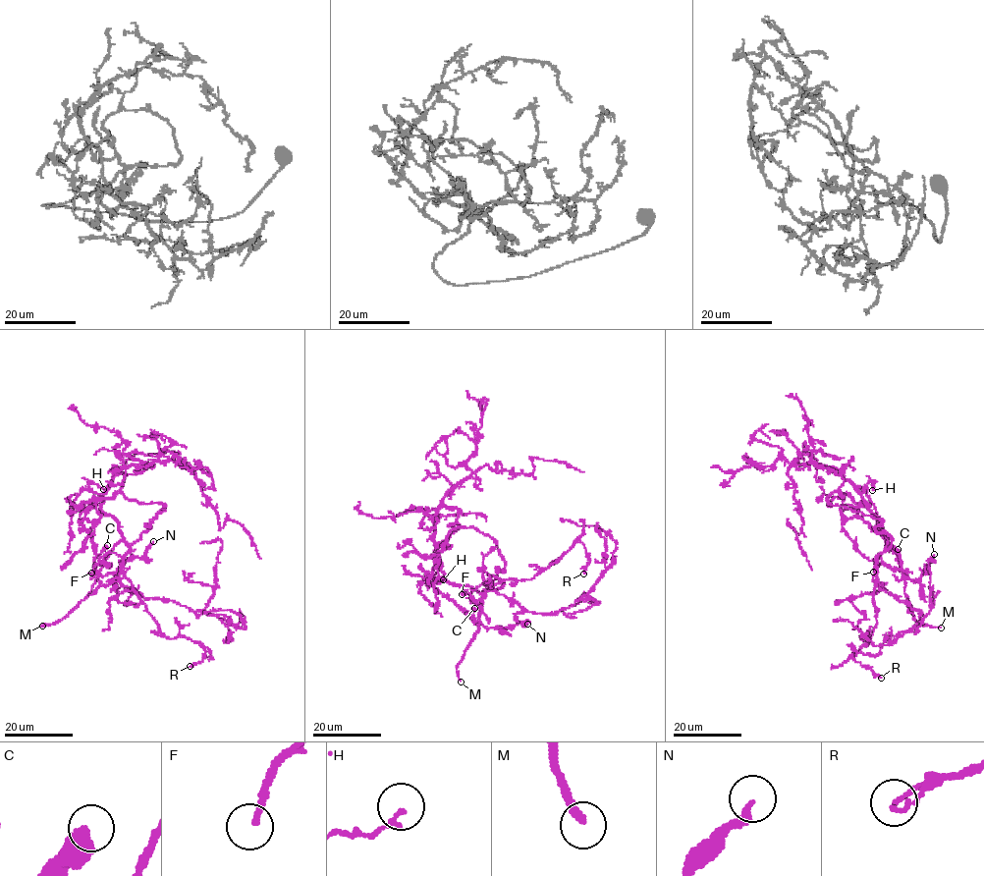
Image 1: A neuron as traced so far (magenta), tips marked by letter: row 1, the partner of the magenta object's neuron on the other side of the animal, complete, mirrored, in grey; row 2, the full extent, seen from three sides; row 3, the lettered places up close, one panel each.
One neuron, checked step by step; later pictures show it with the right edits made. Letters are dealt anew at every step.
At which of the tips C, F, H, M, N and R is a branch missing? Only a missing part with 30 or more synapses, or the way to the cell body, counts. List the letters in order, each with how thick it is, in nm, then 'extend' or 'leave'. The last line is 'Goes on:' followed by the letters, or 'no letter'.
C: 500 nm | leave
F: 170 nm | extend
H: 140 nm | leave
M: 260 nm | extend
N: 200 nm | leave
R: 130 nm | leave
Goes on: F, M

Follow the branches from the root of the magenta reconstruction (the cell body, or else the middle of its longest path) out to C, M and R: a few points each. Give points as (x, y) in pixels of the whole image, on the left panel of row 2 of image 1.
C: (110, 516), (94, 505), (87, 508), (84, 519), (80, 521), (89, 534), (98, 555), (107, 545)
M: (110, 516), (116, 520), (123, 539), (104, 561), (89, 594), (58, 622), (42, 626)
R: (110, 516), (130, 548), (121, 573), (160, 630), (170, 638), (187, 637), (205, 651), (203, 659), (190, 666)

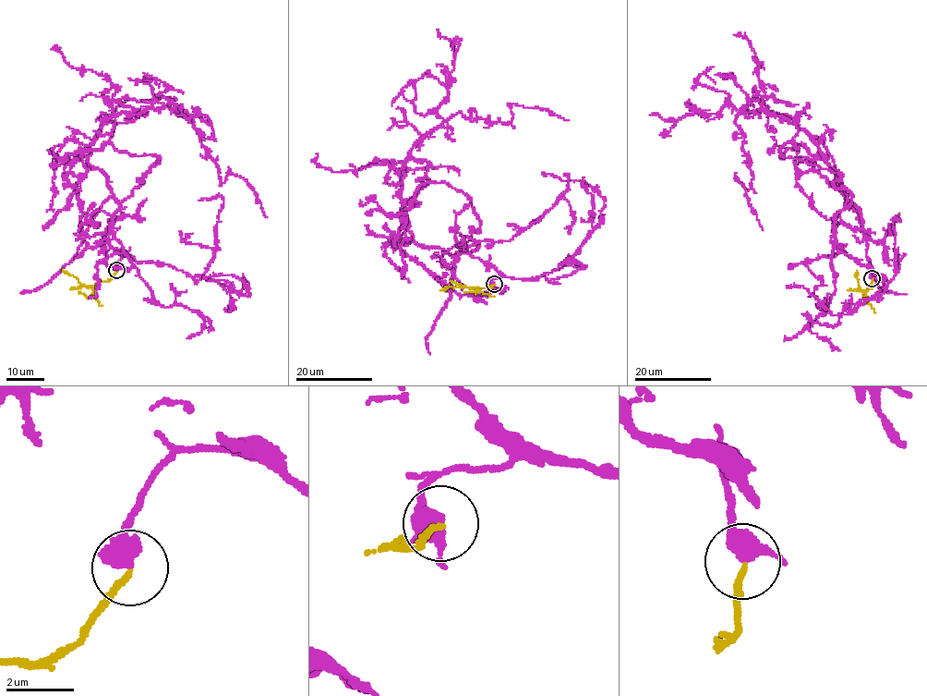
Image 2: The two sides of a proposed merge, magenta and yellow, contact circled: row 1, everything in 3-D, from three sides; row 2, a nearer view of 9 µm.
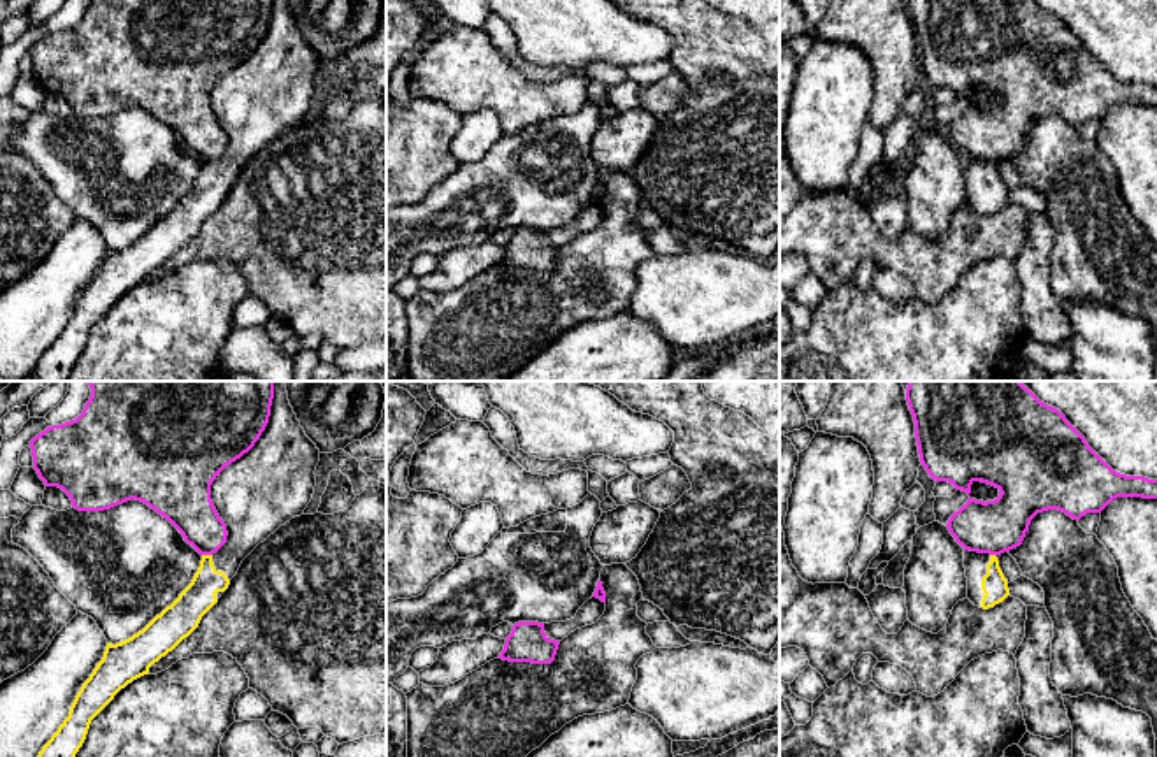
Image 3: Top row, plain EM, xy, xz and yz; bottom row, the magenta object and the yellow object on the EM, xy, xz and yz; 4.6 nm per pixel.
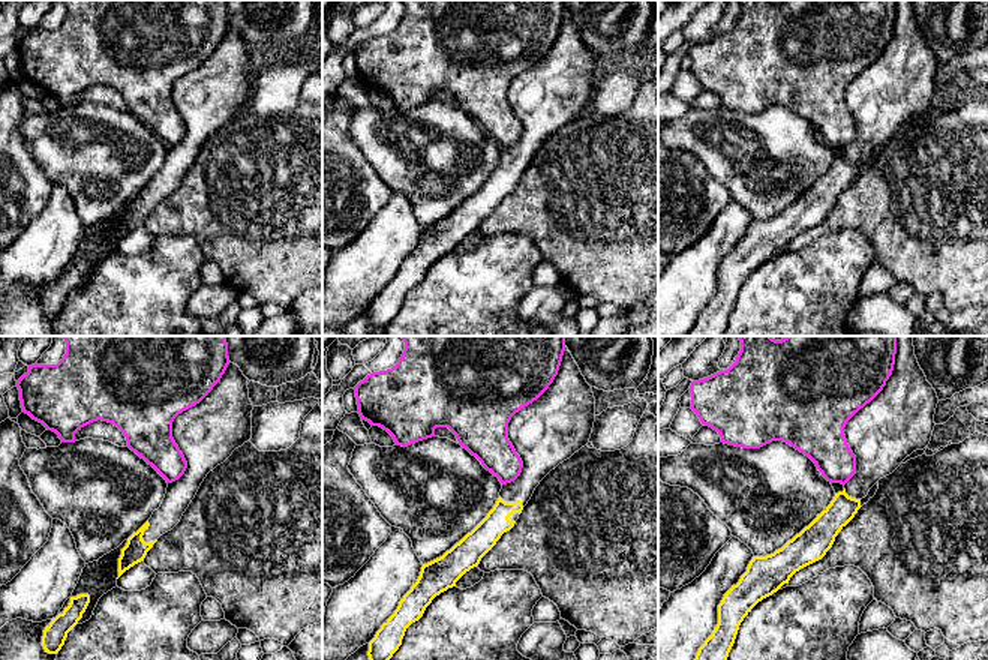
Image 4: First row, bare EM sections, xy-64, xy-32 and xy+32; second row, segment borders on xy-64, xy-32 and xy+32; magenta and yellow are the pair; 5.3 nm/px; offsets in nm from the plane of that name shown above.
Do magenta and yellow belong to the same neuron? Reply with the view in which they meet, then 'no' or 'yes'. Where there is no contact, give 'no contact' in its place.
meets magenta in xy; no

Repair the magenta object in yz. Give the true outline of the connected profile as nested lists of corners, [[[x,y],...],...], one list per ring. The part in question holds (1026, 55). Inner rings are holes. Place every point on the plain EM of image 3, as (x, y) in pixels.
[[[906,0],[906,7],[915,28],[920,68],[932,86],[948,88],[967,102],[974,88],[1001,98],[987,109],[969,104],[950,123],[946,133],[964,156],[990,162],[1010,158],[1022,151],[1031,126],[1048,116],[1080,126],[1087,119],[1101,119],[1117,104],[1157,105],[1157,86],[1113,77],[1059,16],[1041,9],[1034,0]]]

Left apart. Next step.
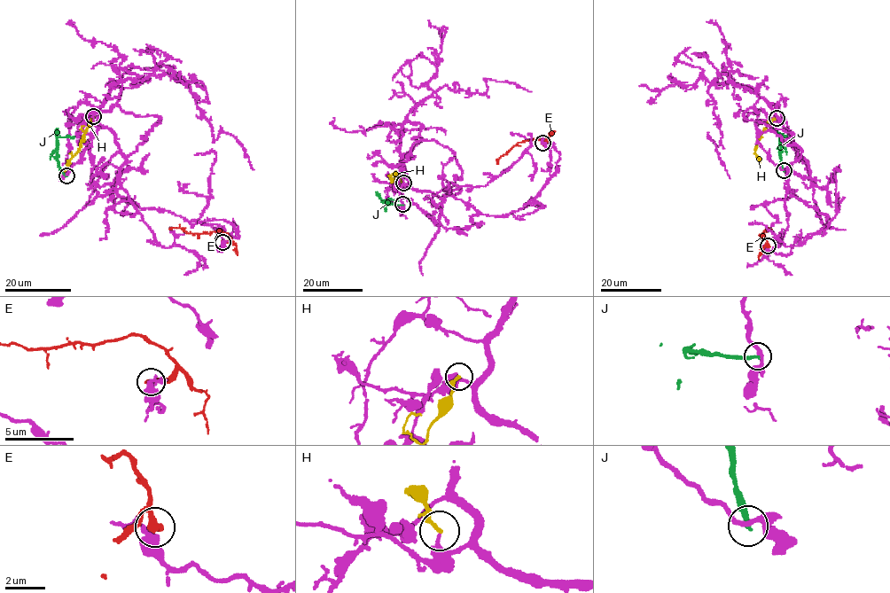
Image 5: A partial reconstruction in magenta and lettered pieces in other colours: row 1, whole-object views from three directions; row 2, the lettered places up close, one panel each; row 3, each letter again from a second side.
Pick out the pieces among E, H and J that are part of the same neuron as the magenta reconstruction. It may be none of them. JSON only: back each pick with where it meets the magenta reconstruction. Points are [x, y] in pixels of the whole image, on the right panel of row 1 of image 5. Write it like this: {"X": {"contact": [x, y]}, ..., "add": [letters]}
{"add": []}

